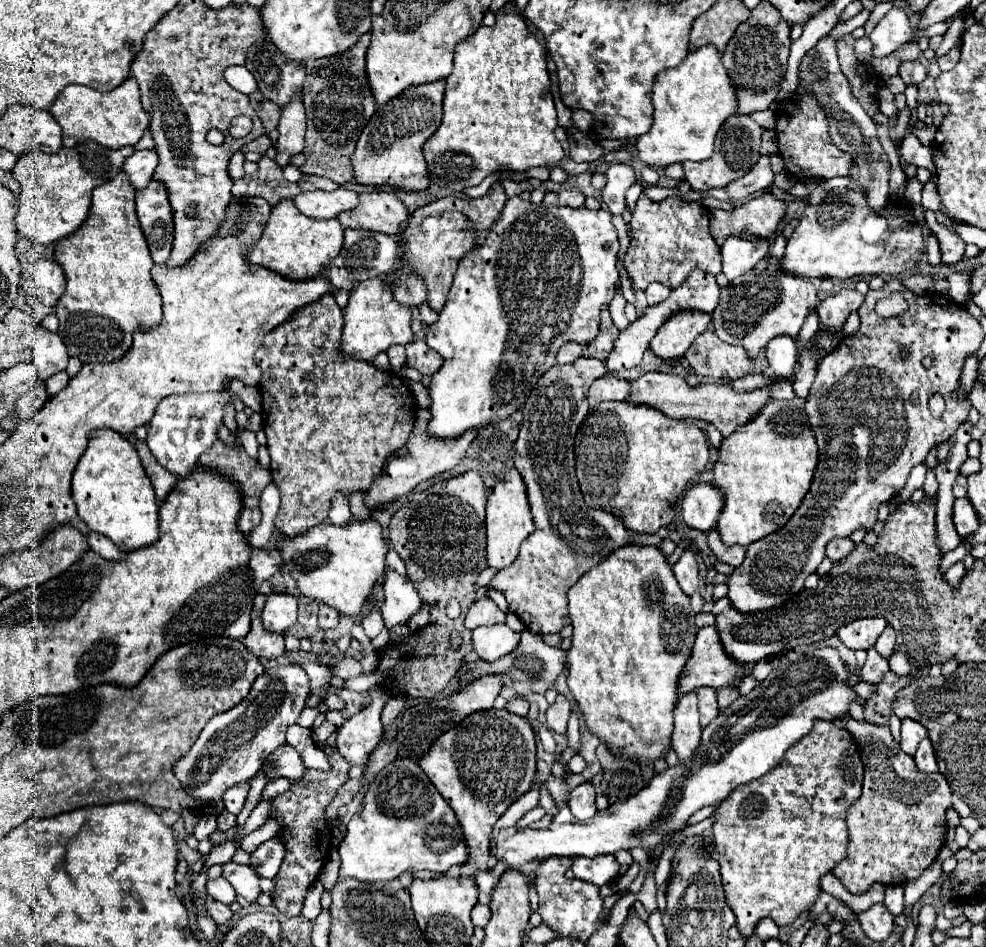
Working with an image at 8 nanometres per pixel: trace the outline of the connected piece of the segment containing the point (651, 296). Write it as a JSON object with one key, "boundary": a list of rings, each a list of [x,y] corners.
{"boundary":[[[657,282],[651,283],[648,288],[646,288],[648,304],[650,304],[650,306],[652,306],[652,304],[660,304],[660,302],[668,296],[668,292],[670,292],[670,290],[668,290],[666,286]]]}

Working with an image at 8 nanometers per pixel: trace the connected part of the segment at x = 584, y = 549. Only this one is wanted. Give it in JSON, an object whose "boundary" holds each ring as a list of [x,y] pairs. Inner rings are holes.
{"boundary":[[[584,356],[578,358],[574,364],[556,364],[538,380],[534,392],[530,392],[526,404],[520,408],[524,414],[524,422],[516,440],[514,464],[526,482],[536,530],[522,542],[520,554],[514,560],[514,564],[510,564],[504,570],[498,570],[490,586],[494,586],[506,596],[508,610],[516,614],[534,634],[558,634],[566,624],[570,624],[566,590],[574,586],[584,572],[600,564],[610,552],[630,544],[630,532],[624,528],[620,518],[612,516],[610,512],[596,512],[584,504],[574,472],[574,436],[584,416],[588,414],[588,388],[606,372],[608,370],[602,360]]]}

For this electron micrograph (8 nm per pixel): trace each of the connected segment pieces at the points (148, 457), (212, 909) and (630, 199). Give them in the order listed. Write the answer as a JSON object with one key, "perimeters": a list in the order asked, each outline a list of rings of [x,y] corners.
{"perimeters":[[[[130,434],[130,436],[126,436],[126,438],[128,438],[128,440],[132,442],[132,446],[136,448],[138,456],[140,456],[140,462],[142,462],[142,466],[144,466],[144,470],[146,470],[146,474],[148,474],[152,486],[154,486],[156,498],[158,498],[158,500],[164,500],[164,498],[170,494],[170,490],[174,488],[174,484],[178,482],[178,478],[176,478],[174,474],[170,474],[168,470],[164,470],[164,468],[156,462],[156,458],[150,454],[148,446],[146,446],[144,442],[140,442],[140,440],[136,438],[136,434]]],[[[204,892],[204,900],[206,900],[206,908],[208,908],[210,916],[216,920],[216,924],[226,924],[228,926],[230,918],[232,918],[232,910],[226,904],[214,900],[208,892]]],[[[637,182],[634,185],[632,185],[627,191],[626,204],[631,211],[634,210],[637,199],[639,198],[640,194],[643,192],[643,189],[644,189],[643,186]]]]}

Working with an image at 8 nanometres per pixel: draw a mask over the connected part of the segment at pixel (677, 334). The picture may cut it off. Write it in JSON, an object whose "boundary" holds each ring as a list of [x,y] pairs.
{"boundary":[[[680,310],[658,328],[656,336],[650,342],[650,348],[662,360],[680,358],[690,348],[694,338],[708,328],[710,322],[710,314],[698,310]]]}

